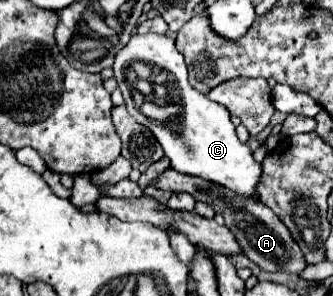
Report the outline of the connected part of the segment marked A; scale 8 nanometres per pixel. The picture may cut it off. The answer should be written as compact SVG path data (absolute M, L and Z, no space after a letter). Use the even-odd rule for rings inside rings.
M173 168L165 170L153 182L149 182L149 186L159 188L163 192L189 192L195 200L201 200L201 202L213 206L213 210L225 218L225 224L237 236L237 242L241 244L243 254L251 262L255 262L259 268L263 268L267 272L285 270L285 272L299 274L307 266L305 258L301 256L301 248L289 236L289 230L285 228L285 224L275 216L273 210L269 210L259 200L237 200L237 196L233 196L233 192L227 192L227 188L215 188L215 184L197 180L197 176L185 176Z

